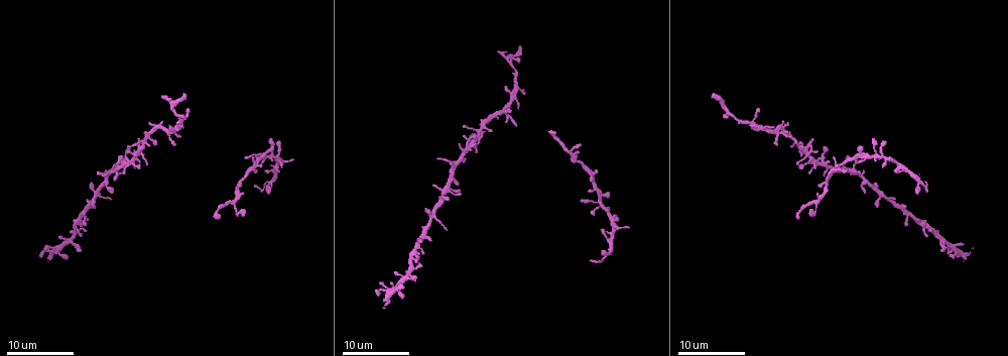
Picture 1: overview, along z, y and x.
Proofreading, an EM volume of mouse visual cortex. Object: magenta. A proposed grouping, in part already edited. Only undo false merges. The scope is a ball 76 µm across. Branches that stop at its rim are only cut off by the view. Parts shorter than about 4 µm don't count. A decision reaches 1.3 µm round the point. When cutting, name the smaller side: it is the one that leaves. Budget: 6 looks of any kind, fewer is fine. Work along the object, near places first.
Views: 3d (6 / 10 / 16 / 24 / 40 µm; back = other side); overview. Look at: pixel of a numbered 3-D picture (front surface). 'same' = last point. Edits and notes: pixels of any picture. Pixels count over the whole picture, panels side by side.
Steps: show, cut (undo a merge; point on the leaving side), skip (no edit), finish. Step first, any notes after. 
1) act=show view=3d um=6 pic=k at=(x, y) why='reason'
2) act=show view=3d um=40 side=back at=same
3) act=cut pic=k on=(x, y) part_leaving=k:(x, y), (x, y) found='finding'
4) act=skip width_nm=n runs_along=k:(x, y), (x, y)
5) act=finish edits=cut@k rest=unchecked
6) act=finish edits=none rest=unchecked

act=show view=3d um=16 pic=1 at=(825, 188) why='calibre changes'

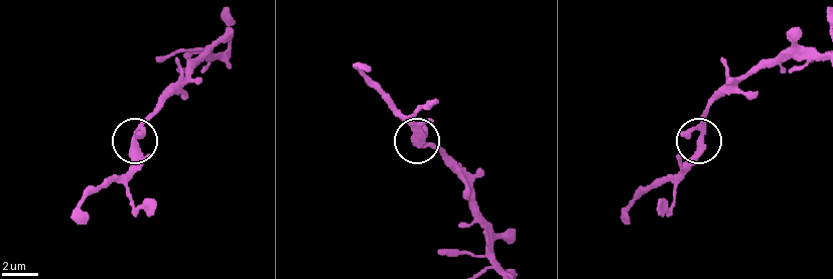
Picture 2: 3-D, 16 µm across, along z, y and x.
act=show view=3d um=6 pic=2 at=(700, 137)

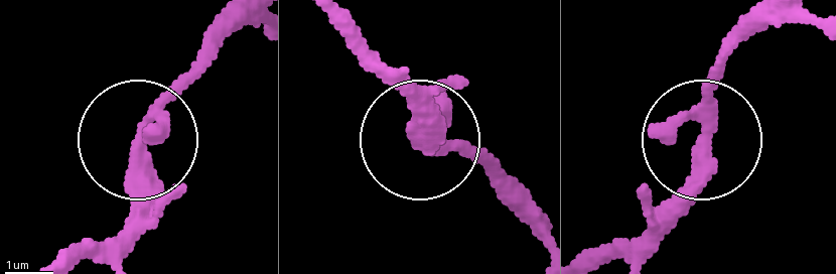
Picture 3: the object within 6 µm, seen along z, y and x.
act=skip arms=3 found='all the same neuron'

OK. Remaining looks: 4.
act=show view=3d um=16 pic=1 at=(554, 137) why='narrows sharply'

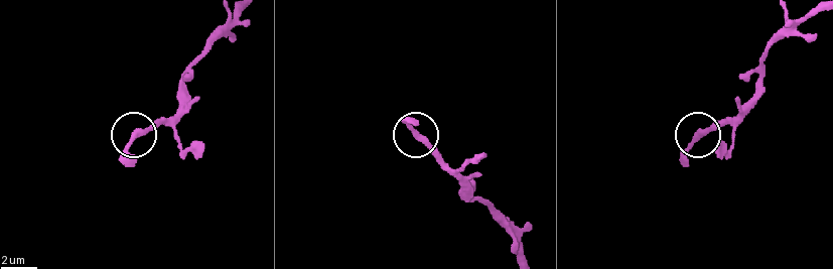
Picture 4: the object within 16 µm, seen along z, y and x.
act=show view=3d um=6 pic=4 at=(134, 137)

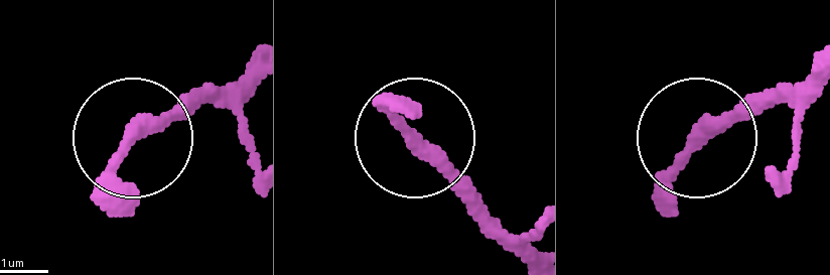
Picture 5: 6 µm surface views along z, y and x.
act=skip found='one neuron here'

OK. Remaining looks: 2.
act=show view=3d um=24 pic=1 at=(173, 106) why='calibre changes'

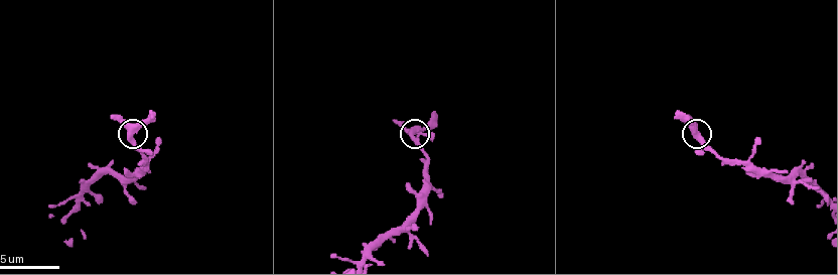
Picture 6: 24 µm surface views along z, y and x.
act=show view=3d um=6 pic=6 at=(128, 135)

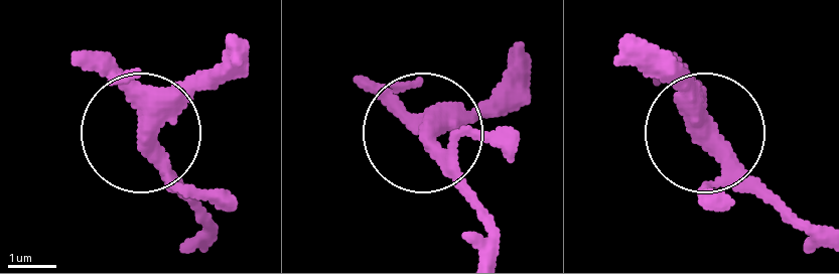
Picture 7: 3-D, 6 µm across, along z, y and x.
act=skip width_nm=360 runs_along=7:(483, 256), (479, 208), (431, 139), (515, 67) found='all the same neuron'

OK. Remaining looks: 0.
act=finish edits=none rest=unchecked

